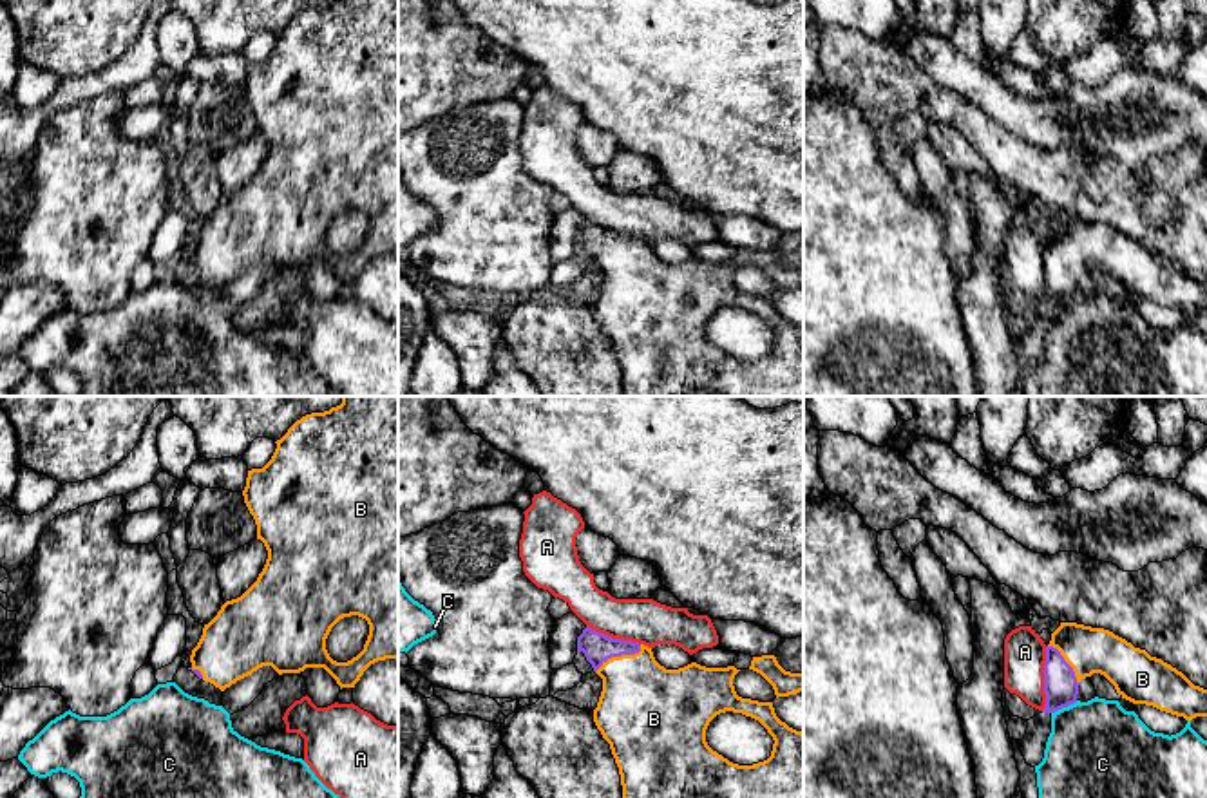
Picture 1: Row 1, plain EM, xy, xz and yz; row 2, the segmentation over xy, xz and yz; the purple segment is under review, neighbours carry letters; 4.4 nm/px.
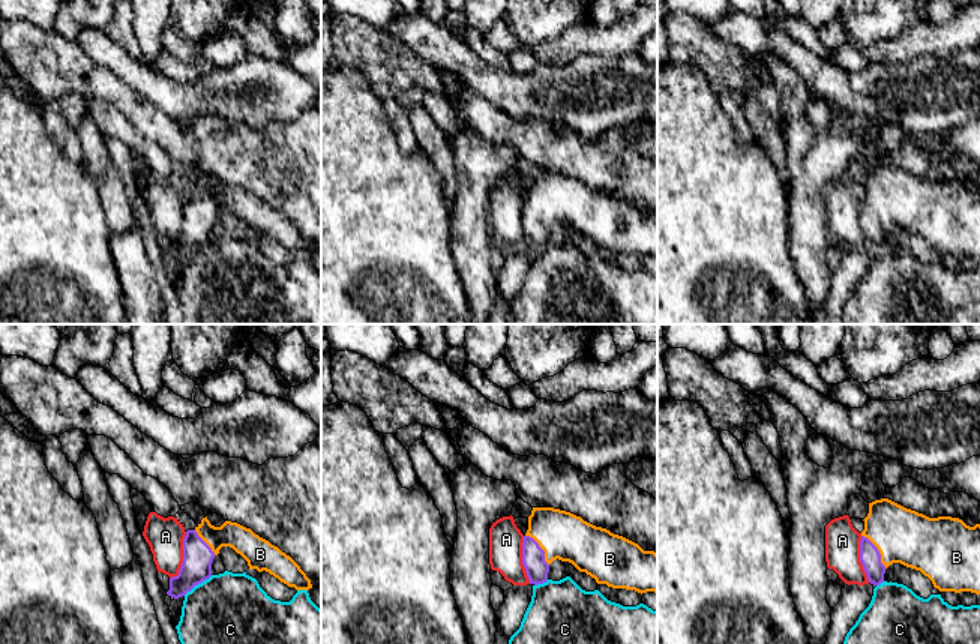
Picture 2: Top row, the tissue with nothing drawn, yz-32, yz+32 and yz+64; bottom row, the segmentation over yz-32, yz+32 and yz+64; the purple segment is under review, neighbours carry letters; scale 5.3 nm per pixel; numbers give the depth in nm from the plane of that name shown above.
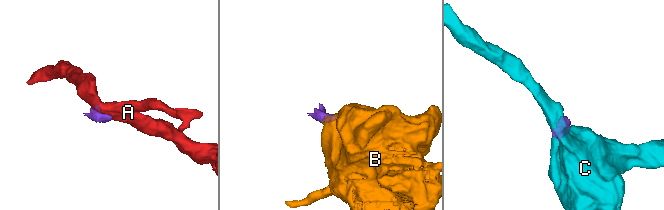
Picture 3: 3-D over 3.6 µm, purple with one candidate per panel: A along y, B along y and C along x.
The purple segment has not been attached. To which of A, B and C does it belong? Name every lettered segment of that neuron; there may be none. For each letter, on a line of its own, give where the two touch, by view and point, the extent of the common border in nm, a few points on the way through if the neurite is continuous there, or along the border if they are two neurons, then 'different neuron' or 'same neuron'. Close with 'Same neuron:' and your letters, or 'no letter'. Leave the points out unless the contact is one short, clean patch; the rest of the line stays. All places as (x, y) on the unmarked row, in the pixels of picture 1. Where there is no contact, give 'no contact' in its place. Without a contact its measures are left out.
A: contact yz (1045, 274); length 280 nm; border yz (1046, 241), (1045, 301), (1041, 304); different neuron
B: contact xz (619, 250); length 240 nm; way xz (598, 243), (607, 250), (619, 250), (643, 301); same neuron
C: contact yz (1064, 301); length 130 nm; border yz (1077, 295), (1052, 308); different neuron
Same neuron: B

